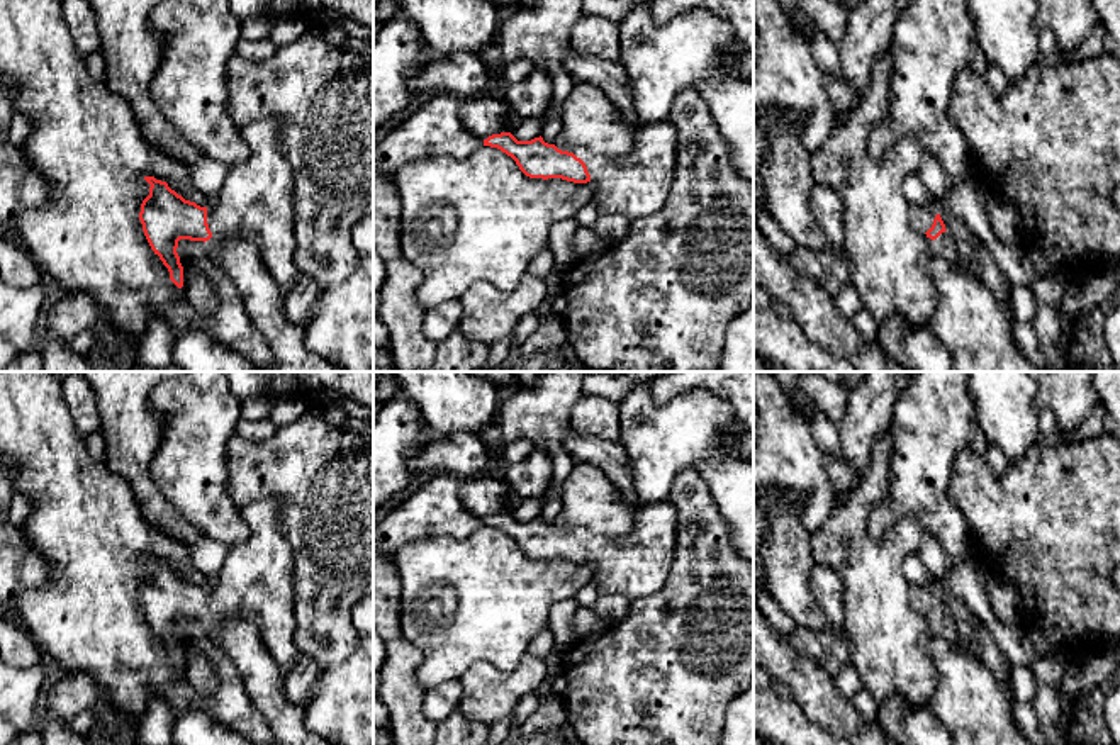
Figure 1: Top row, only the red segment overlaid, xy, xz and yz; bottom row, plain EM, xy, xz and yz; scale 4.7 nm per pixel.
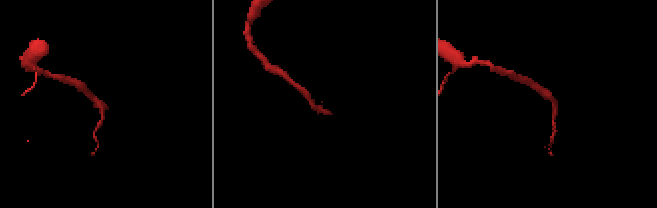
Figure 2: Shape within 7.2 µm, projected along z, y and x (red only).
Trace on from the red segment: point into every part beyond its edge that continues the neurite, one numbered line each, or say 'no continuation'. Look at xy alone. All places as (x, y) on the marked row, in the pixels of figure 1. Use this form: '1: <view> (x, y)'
1: xy (255, 202)

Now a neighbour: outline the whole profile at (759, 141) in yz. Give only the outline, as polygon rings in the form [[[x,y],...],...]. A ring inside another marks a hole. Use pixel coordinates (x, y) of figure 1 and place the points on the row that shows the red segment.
[[[753,124],[753,200],[765,205],[767,193],[762,180],[762,168],[767,156],[767,141],[764,132]]]

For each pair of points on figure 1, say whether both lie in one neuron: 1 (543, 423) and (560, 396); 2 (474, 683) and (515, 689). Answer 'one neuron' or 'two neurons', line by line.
1: one neuron
2: one neuron

